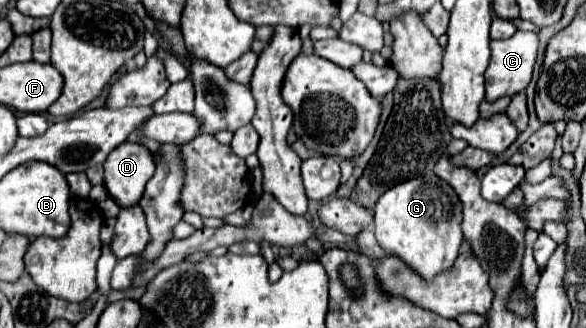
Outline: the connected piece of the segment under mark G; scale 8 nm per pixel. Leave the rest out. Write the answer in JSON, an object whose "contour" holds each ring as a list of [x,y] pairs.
{"contour":[[[429,174],[401,182],[387,190],[373,208],[375,212],[375,238],[379,246],[403,260],[421,278],[429,280],[449,270],[459,256],[463,244],[463,206],[459,196],[439,176]]]}

